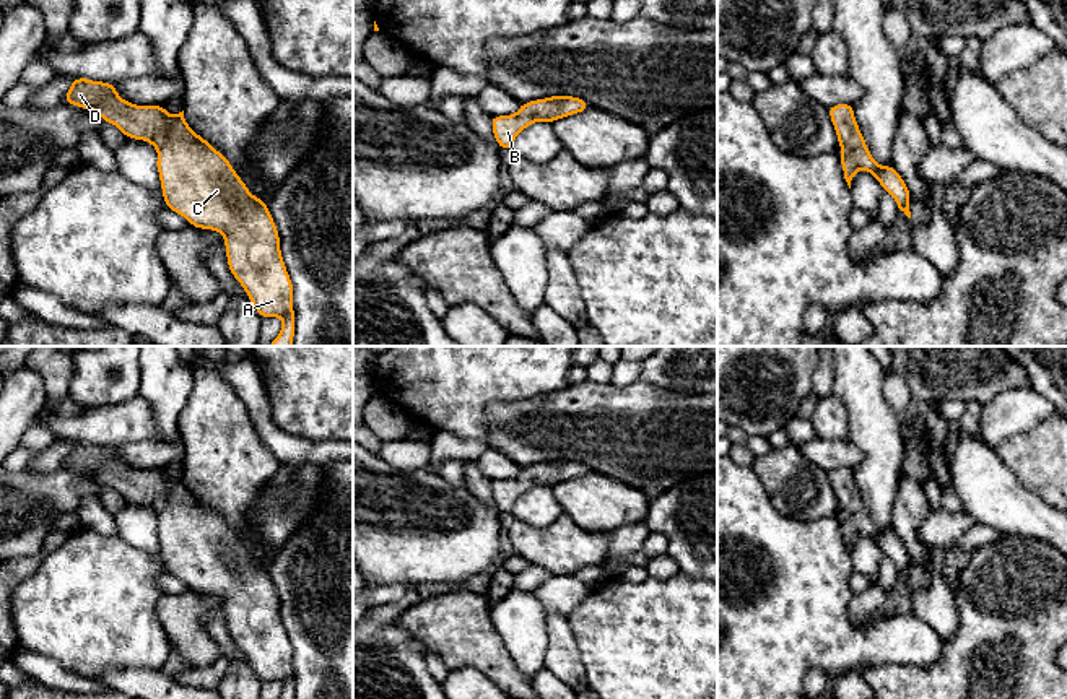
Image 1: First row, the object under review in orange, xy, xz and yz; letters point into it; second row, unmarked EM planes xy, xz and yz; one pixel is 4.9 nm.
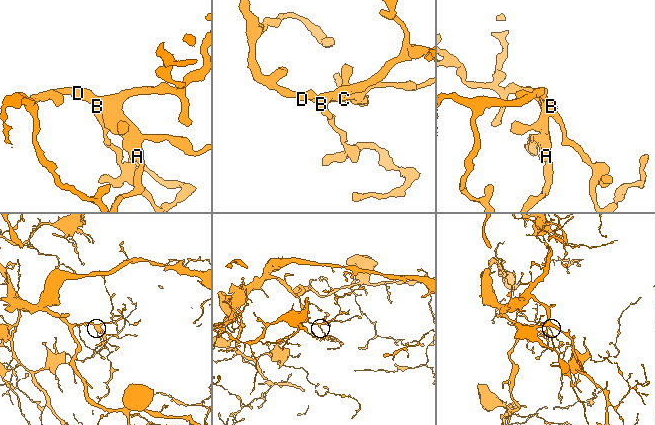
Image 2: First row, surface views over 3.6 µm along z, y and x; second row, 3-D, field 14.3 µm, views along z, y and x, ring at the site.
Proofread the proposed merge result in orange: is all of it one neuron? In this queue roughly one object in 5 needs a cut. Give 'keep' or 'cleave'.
keep

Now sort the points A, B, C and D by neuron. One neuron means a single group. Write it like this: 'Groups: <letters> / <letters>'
Groups: A B C D

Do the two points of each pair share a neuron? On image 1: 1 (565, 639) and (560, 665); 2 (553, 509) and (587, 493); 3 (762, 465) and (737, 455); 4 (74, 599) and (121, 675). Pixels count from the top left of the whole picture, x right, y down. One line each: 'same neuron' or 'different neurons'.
1: same neuron
2: different neurons
3: different neurons
4: different neurons

